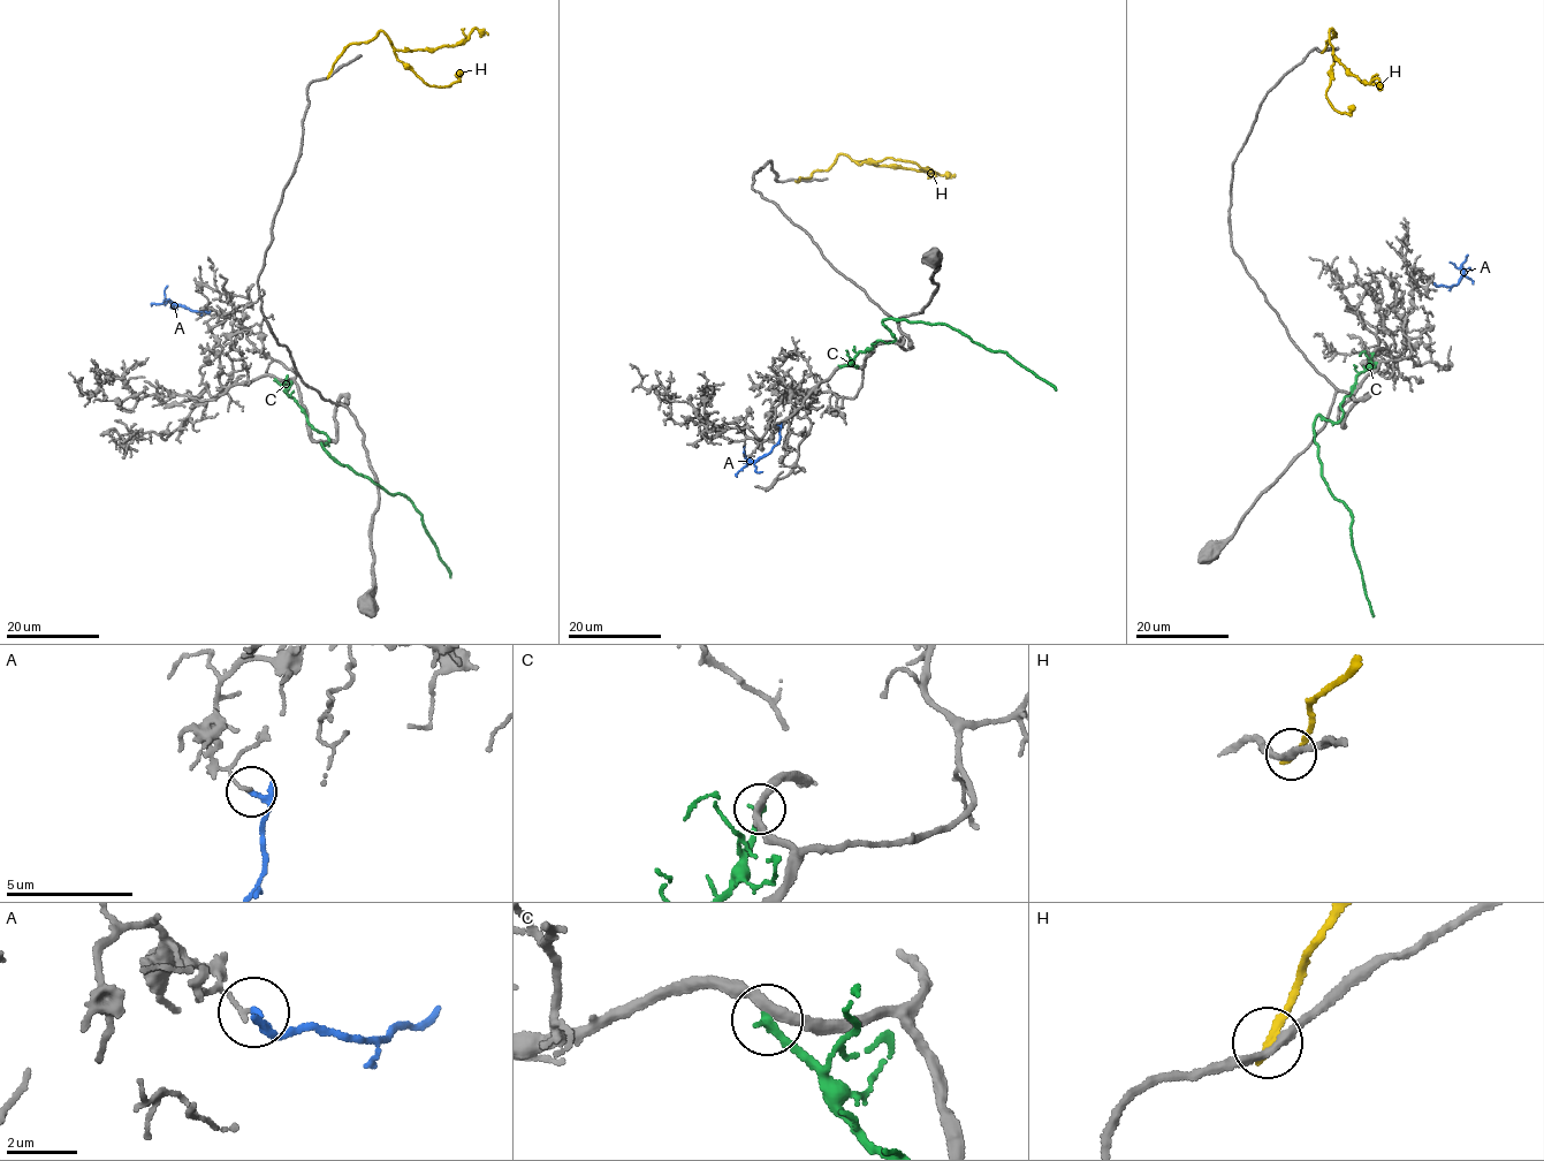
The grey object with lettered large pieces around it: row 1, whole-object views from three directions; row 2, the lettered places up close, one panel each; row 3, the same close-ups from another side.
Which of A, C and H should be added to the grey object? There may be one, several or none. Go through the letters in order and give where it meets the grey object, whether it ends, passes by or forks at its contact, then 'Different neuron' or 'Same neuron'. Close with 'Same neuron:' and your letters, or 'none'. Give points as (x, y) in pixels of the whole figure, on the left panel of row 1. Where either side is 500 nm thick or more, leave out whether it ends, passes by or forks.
A: Touches grey at (206, 312). It passes by. Different neuron
C: Touches grey at (275, 379). It ends there. Different neuron
H: Touches grey at (328, 76). It ends there. Different neuron
Same neuron: none

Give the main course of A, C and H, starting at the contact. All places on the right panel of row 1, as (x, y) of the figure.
A: (1434, 283), (1455, 285), (1463, 270), (1470, 271)
C: (1373, 354), (1340, 406), (1340, 419), (1317, 416), (1314, 427), (1323, 478), (1349, 511), (1352, 546), (1374, 616)
H: (1322, 51), (1336, 33), (1332, 31), (1337, 36), (1331, 29), (1336, 60), (1366, 84), (1379, 78), (1379, 90)

